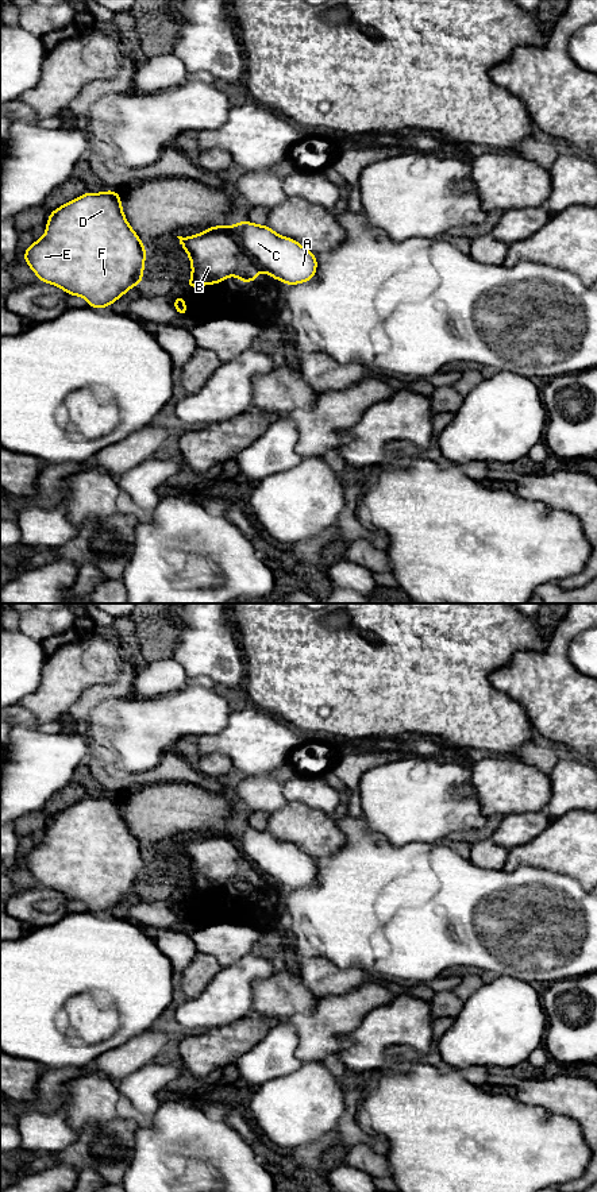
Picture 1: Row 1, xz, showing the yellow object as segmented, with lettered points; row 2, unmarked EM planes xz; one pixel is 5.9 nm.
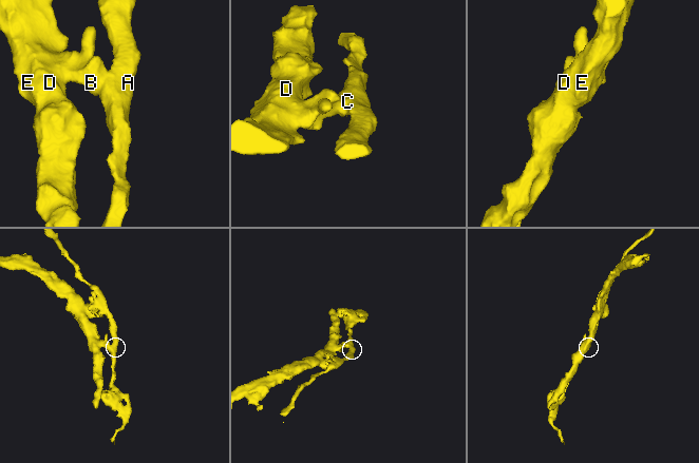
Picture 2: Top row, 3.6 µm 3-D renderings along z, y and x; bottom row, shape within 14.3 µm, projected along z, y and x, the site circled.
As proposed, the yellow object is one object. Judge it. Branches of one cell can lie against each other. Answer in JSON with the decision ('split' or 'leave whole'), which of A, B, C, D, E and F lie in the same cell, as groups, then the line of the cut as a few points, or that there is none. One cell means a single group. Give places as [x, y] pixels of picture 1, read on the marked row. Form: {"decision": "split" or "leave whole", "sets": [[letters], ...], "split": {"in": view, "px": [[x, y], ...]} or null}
{"decision": "split", "sets": [["A", "C"], ["B", "D", "E", "F"]], "split": {"in": "xz", "px": [[234, 228], [242, 250], [255, 263]]}}

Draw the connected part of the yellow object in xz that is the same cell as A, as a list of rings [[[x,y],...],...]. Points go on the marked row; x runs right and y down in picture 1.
[[[239,220],[235,234],[246,255],[285,286],[308,282],[317,270],[316,254],[297,240],[276,234],[269,225]]]

